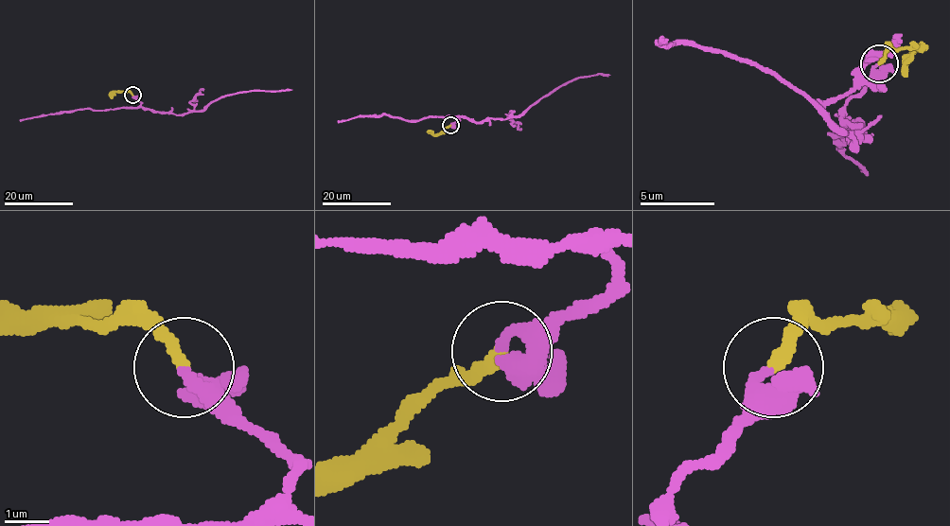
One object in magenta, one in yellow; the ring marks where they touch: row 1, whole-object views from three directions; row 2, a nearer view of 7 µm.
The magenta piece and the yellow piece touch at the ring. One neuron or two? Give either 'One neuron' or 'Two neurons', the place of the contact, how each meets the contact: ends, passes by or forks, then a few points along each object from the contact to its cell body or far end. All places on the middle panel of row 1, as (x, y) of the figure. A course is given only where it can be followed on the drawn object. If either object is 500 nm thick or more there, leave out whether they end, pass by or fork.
One neuron. Place: (450, 125). At the ring magenta ends. At the ring yellow ends. Course of magenta: (450, 125), (459, 116), (476, 122), (520, 116), (543, 97), (570, 81), (599, 74), (610, 75). Course of yellow: (450, 125), (435, 134), (428, 130)

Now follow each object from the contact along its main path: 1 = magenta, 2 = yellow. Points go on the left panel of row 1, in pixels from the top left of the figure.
1: (132, 96), (144, 108), (185, 114), (202, 111), (225, 96), (252, 90), (292, 89)
2: (132, 96), (129, 92), (117, 92), (110, 97)

